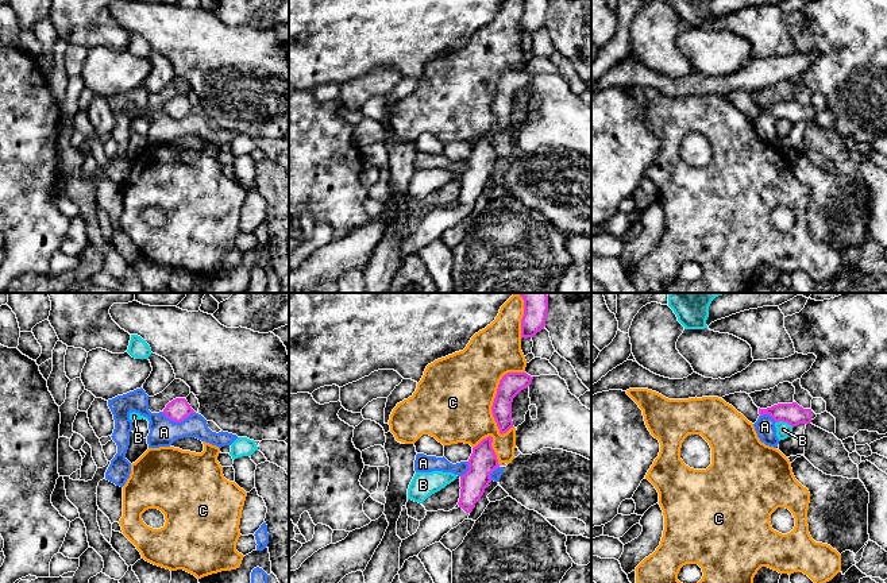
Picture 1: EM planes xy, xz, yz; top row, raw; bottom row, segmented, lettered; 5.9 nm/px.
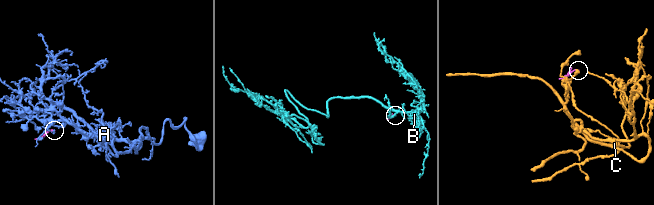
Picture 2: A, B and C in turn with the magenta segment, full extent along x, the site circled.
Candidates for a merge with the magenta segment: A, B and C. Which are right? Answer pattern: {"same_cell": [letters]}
{"same_cell": []}

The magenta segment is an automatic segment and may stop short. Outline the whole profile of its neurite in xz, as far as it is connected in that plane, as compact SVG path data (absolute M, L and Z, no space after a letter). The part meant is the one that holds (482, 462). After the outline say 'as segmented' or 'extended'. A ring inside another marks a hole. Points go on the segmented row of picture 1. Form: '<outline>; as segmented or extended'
M489 436L473 448L467 462L468 471L460 476L459 507L450 511L427 511L425 518L420 521L417 532L402 540L400 547L400 570L409 557L419 556L423 549L439 543L444 534L468 518L475 503L491 482L490 474L500 467L491 443L493 437Z; extended

